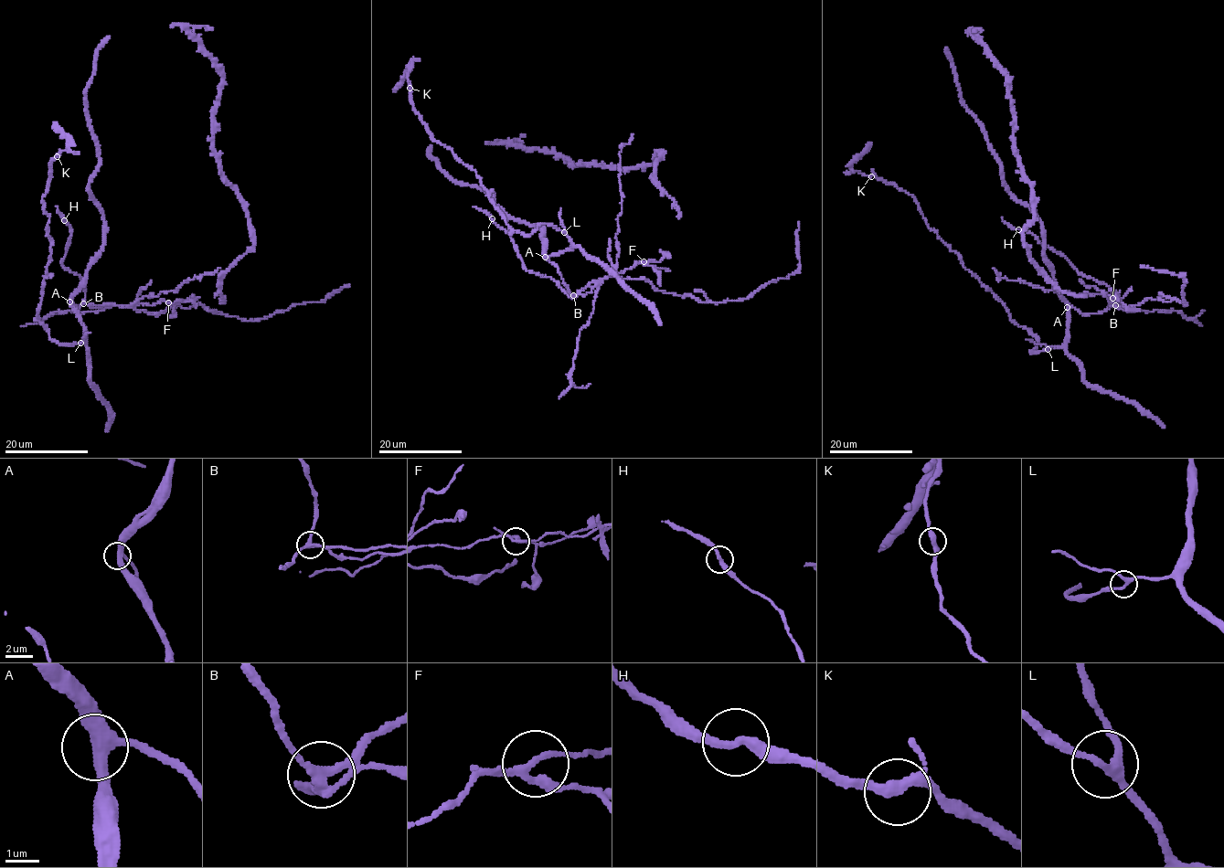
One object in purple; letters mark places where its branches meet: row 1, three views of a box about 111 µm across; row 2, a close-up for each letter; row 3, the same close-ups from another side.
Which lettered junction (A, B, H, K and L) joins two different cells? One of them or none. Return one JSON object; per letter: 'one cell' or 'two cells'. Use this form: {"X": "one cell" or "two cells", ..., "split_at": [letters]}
{"A": "one cell", "B": "two cells", "H": "one cell", "K": "one cell", "L": "one cell", "split_at": ["B"]}

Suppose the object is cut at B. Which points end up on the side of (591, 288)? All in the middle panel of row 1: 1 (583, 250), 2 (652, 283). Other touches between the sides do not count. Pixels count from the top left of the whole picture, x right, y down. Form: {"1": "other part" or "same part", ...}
{"1": "other part", "2": "same part"}

